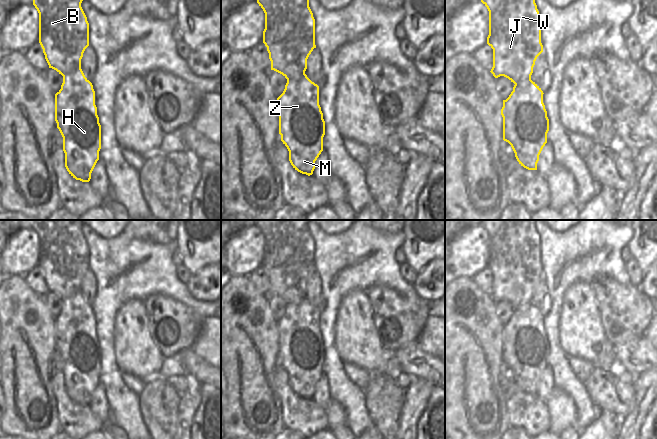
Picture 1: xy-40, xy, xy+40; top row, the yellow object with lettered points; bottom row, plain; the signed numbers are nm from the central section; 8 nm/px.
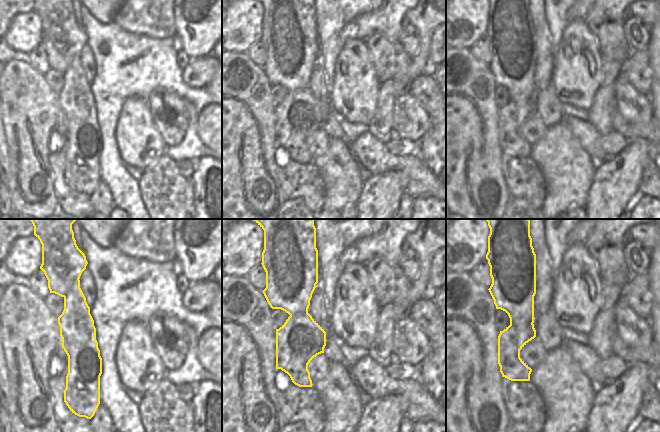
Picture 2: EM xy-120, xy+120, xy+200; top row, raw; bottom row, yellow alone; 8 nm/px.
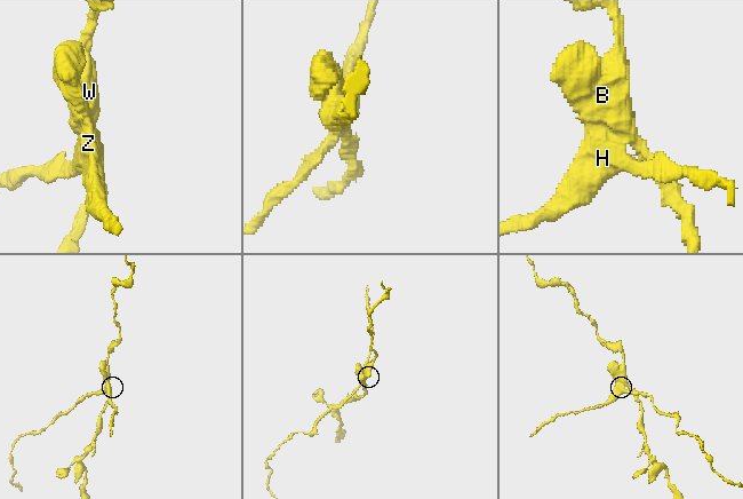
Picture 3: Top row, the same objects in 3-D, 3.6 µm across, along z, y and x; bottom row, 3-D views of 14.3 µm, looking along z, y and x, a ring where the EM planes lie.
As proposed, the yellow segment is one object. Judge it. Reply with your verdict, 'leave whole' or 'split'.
split

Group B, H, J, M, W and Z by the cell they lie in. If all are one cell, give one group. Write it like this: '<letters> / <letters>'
B J W / H M Z

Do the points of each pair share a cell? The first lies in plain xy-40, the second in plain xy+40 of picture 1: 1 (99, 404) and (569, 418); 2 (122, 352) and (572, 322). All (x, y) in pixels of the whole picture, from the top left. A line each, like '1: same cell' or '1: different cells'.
1: different cells
2: same cell

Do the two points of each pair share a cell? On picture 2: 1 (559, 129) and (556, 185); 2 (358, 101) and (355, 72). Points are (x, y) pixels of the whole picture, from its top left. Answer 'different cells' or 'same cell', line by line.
1: same cell
2: same cell

